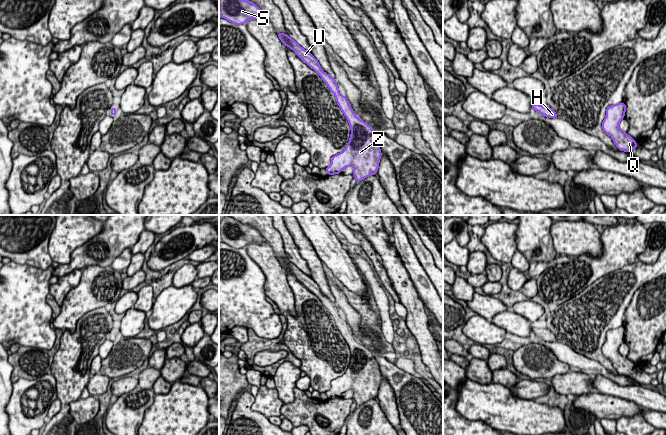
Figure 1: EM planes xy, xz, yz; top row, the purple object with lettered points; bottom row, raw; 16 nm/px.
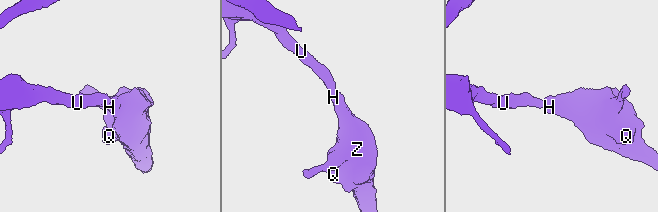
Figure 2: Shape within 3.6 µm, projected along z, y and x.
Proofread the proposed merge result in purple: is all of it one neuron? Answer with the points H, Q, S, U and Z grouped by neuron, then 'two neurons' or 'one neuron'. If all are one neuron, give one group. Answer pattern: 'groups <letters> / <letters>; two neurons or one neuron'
groups H Q S U Z; one neuron

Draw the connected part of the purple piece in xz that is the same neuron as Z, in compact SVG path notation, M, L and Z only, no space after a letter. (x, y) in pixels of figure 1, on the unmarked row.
M277 257L277 259L283 269L288 270L290 273L292 273L303 286L305 286L310 292L312 292L315 296L318 297L318 299L322 302L323 306L327 308L330 315L335 319L335 324L339 332L341 333L347 345L349 346L351 353L349 366L341 377L336 378L331 382L331 389L325 392L327 398L339 398L344 392L352 390L354 392L353 400L356 402L357 407L371 399L377 398L382 377L379 370L379 365L372 351L355 339L354 335L349 329L349 325L347 324L347 322L339 317L336 303L332 302L329 298L325 297L322 294L318 284L310 276L302 272L295 264L290 262L287 258Z

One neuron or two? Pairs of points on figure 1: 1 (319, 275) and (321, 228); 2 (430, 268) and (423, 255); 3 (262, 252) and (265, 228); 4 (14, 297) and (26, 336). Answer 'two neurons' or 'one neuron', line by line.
1: two neurons
2: one neuron
3: two neurons
4: one neuron

